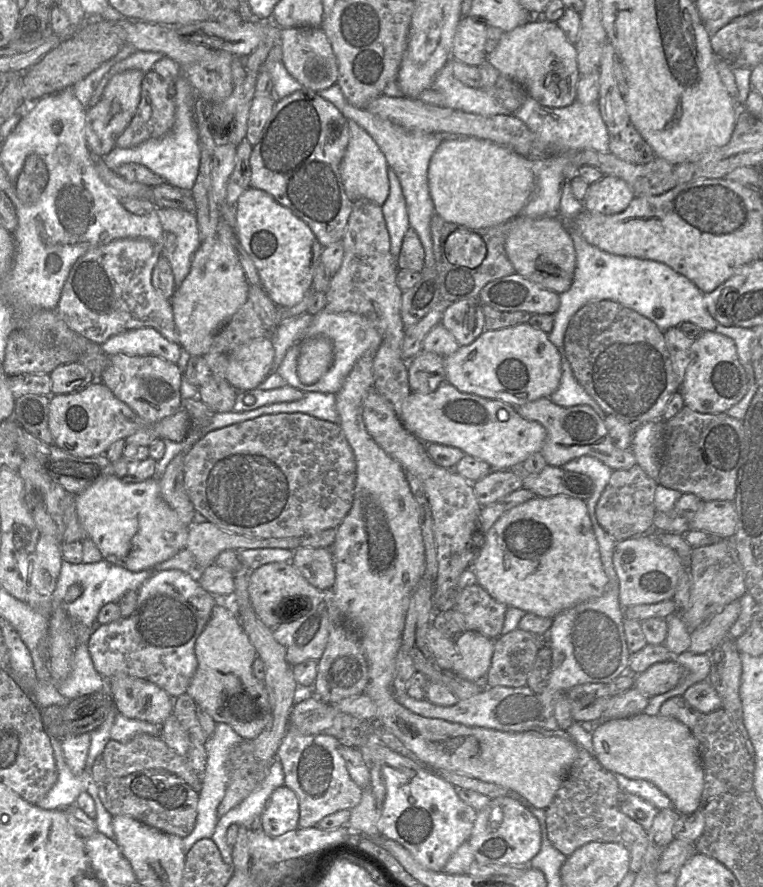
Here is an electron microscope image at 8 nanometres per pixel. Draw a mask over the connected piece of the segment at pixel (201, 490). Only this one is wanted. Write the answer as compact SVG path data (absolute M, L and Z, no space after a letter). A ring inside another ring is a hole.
M278 413L208 433L186 453L184 480L195 511L223 531L260 539L302 537L336 529L348 514L353 504L356 461L339 424L305 413Z

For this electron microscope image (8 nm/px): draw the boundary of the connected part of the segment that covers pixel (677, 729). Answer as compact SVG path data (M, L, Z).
M635 714L625 718L601 721L591 732L593 755L608 771L628 779L645 780L670 798L681 815L700 809L704 770L699 744L689 728L680 721L657 715Z

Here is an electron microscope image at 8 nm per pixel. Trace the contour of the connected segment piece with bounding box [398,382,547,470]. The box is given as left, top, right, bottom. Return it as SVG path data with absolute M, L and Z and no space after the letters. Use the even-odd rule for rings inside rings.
M449 382L441 383L436 390L428 394L412 391L403 400L398 417L404 428L423 443L437 443L458 448L466 455L488 463L494 470L510 470L525 461L531 454L540 452L547 434L541 424L522 418L513 406L500 400L461 392ZM501 409L508 413L506 421L498 419L497 413Z

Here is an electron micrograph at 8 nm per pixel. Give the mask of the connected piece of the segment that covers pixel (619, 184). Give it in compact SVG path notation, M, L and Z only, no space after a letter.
M603 175L600 180L589 185L583 204L584 209L591 212L615 214L625 210L633 198L632 189L623 179L613 175Z

